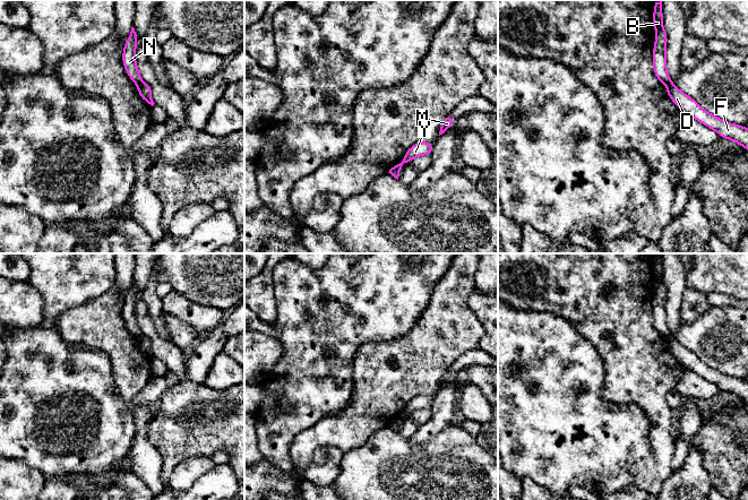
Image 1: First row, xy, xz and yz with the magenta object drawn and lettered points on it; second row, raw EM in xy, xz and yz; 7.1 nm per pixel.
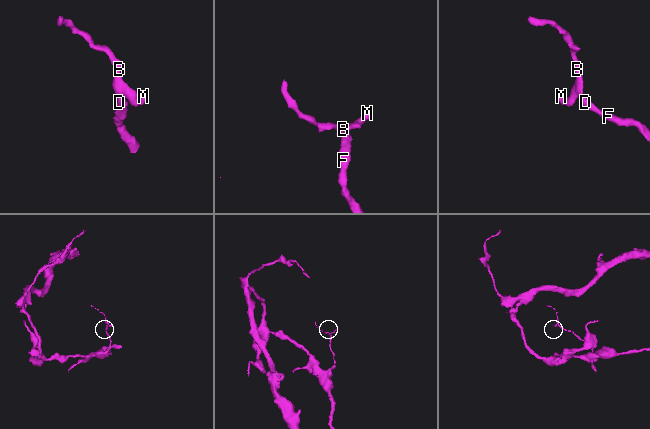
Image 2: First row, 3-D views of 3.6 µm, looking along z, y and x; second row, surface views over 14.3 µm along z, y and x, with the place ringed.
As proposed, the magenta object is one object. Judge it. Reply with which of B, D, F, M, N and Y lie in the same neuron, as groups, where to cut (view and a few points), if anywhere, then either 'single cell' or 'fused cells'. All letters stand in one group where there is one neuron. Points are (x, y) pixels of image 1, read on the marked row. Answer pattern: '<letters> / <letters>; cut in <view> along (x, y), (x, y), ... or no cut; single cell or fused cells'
B M N Y / D F; cut in xz along (401, 165), (397, 165), (389, 172); fused cells

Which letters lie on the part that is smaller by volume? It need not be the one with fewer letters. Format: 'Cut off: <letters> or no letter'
Cut off: B, M, N, Y

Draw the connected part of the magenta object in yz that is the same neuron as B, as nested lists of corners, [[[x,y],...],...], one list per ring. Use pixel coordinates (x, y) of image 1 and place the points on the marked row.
[[[662,1],[655,2],[654,11],[653,11],[653,21],[655,28],[653,68],[654,68],[654,75],[657,77],[657,79],[664,85],[667,85],[671,80],[667,69],[667,55],[665,55],[668,36],[663,27],[662,18],[663,18]]]

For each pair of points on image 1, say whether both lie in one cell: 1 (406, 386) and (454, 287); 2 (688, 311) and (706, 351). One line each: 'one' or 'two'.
1: one
2: two

